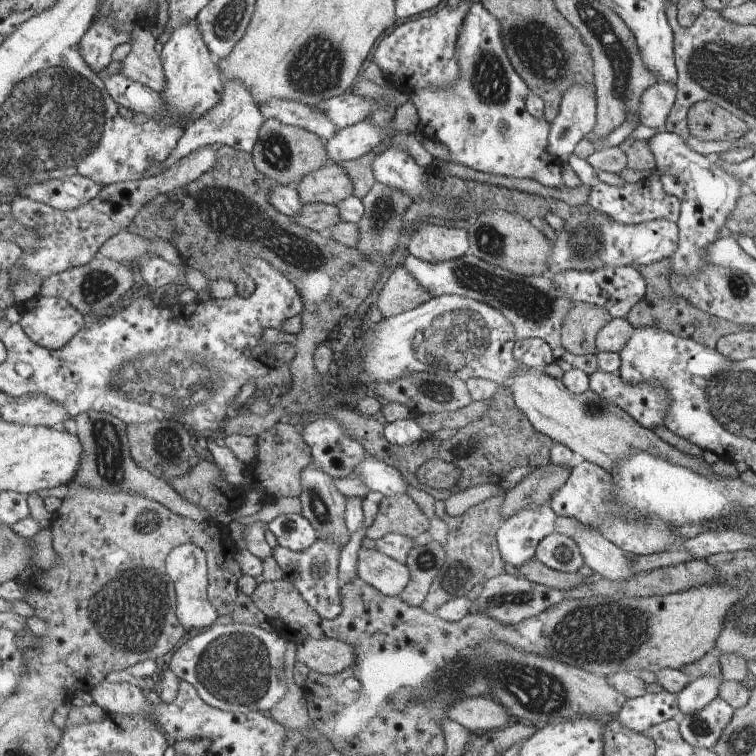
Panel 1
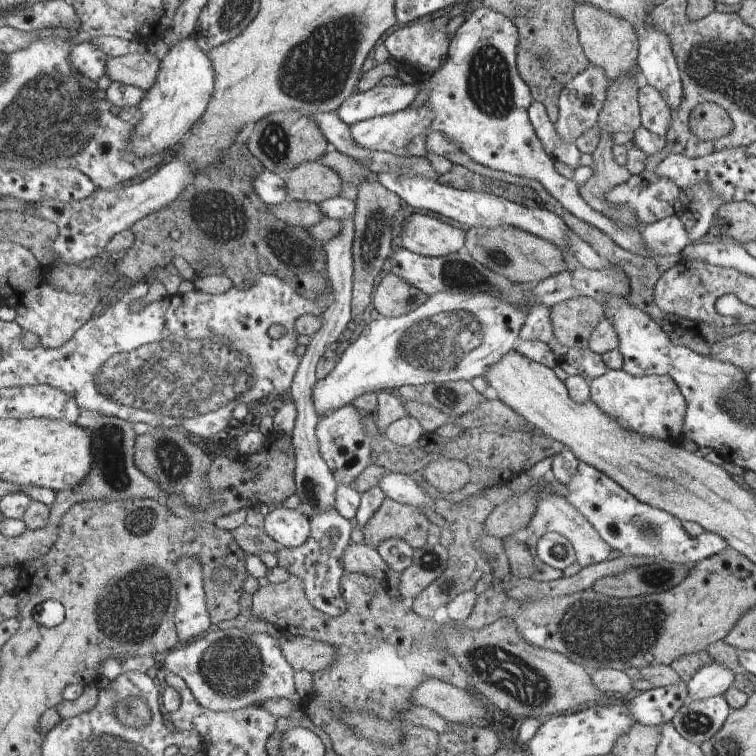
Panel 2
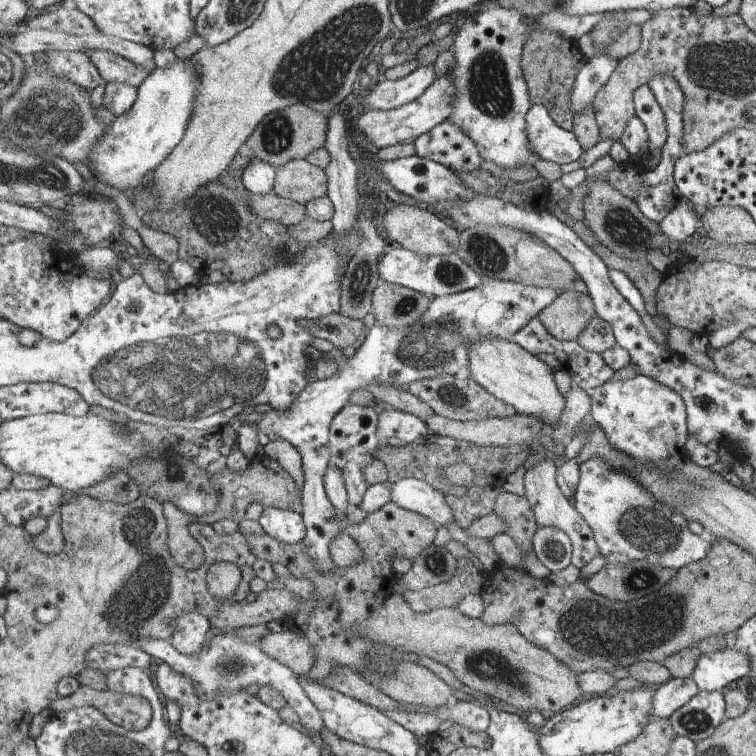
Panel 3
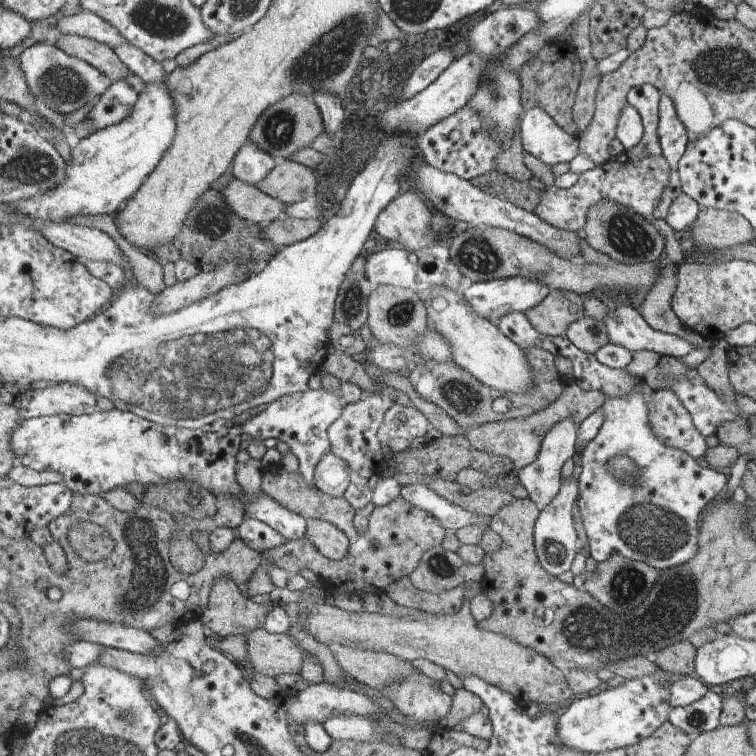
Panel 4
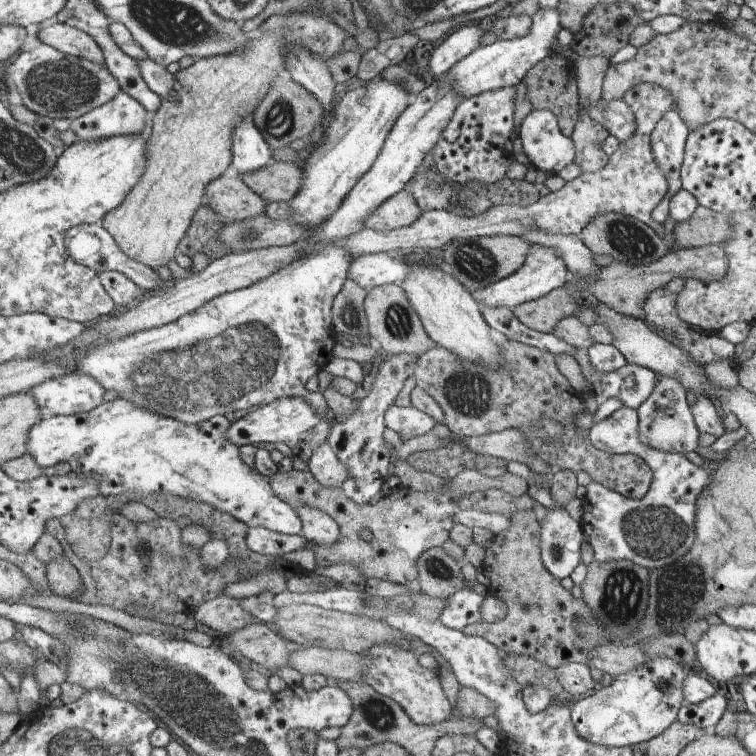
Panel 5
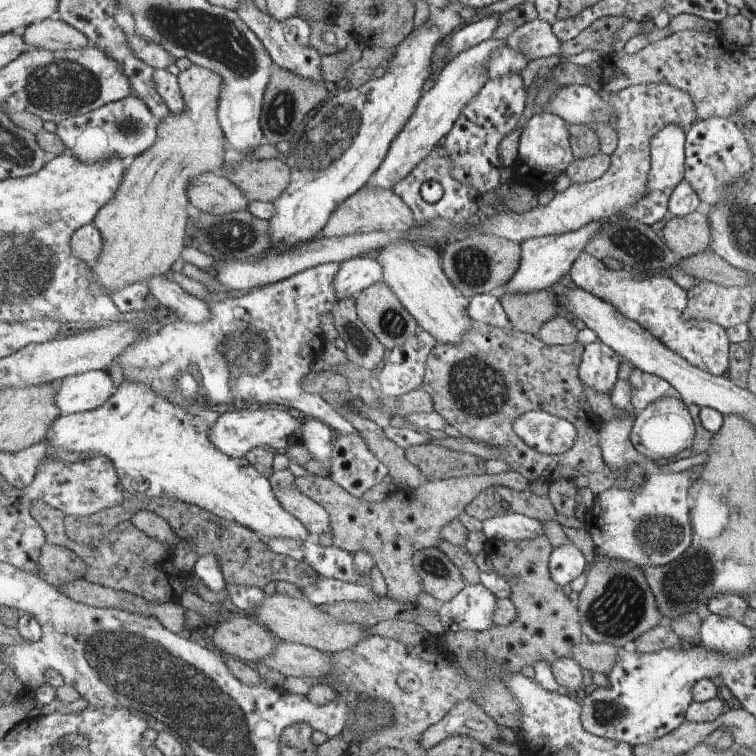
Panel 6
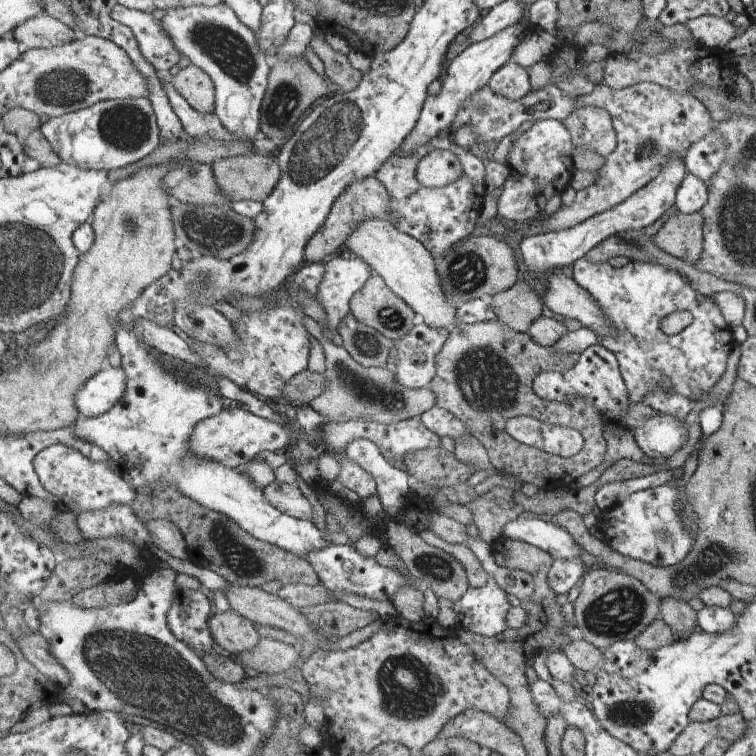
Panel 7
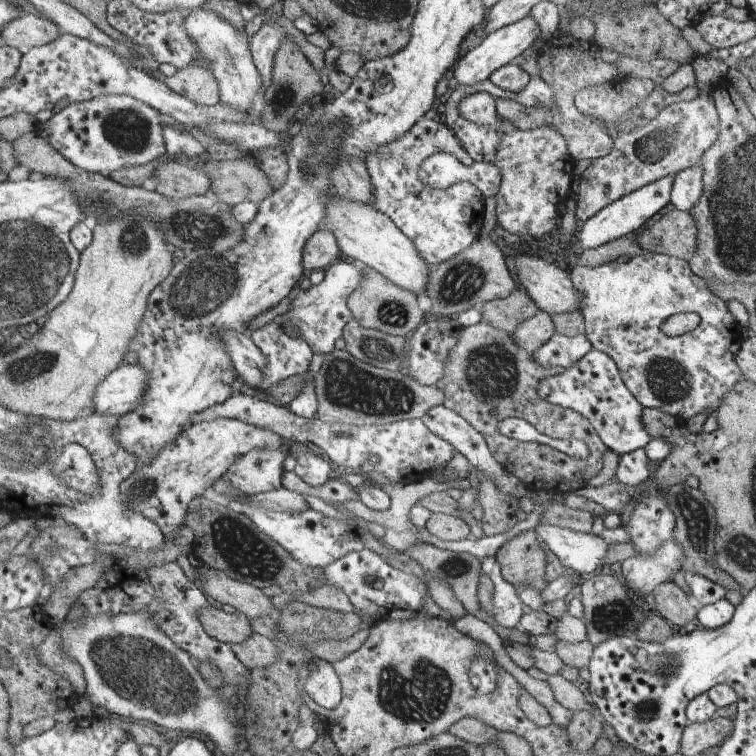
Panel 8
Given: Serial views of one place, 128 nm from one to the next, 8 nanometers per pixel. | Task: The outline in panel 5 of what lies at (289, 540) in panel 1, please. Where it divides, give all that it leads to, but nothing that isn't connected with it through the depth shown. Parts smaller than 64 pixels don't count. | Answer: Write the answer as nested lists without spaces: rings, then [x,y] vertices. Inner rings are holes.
[[[123,396],[117,397],[113,401],[105,402],[101,407],[93,410],[89,413],[82,413],[81,415],[60,415],[57,417],[51,417],[48,419],[41,420],[28,435],[28,452],[33,459],[36,460],[37,465],[41,466],[43,469],[55,466],[55,464],[61,464],[61,462],[69,463],[71,470],[75,473],[80,473],[87,477],[92,477],[95,481],[98,481],[100,485],[100,492],[103,496],[117,495],[121,492],[135,491],[137,494],[170,494],[172,496],[188,497],[197,501],[202,501],[203,503],[211,504],[217,509],[220,509],[225,514],[231,514],[235,516],[237,520],[245,522],[250,528],[251,527],[266,527],[277,533],[282,533],[290,536],[300,536],[303,535],[303,524],[301,518],[296,509],[291,508],[291,506],[284,502],[283,499],[278,498],[273,494],[273,488],[269,484],[268,479],[256,471],[253,471],[245,462],[241,459],[241,447],[234,444],[232,440],[228,440],[228,434],[226,434],[230,427],[232,426],[229,422],[229,418],[225,418],[223,415],[215,415],[214,418],[207,420],[206,422],[199,423],[197,425],[189,425],[187,423],[181,423],[180,420],[173,419],[171,416],[159,415],[155,411],[149,411],[148,408],[137,407],[132,400],[125,399]]]

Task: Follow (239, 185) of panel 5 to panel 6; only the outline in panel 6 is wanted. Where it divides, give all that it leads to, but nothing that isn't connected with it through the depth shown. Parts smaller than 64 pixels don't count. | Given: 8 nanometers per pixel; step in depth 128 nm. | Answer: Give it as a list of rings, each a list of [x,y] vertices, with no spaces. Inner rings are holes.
[[[218,172],[195,178],[191,182],[188,196],[193,206],[213,215],[248,211],[251,204],[229,178]]]

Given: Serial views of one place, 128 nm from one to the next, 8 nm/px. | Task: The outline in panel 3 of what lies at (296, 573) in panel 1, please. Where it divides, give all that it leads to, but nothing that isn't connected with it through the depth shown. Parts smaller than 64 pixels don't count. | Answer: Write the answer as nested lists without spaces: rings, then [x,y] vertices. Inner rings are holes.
[[[485,279],[478,288],[432,298],[432,304],[419,321],[401,329],[376,324],[347,364],[335,375],[308,384],[288,412],[272,409],[254,424],[263,433],[274,432],[284,437],[300,451],[304,459],[306,484],[302,492],[302,505],[308,534],[303,544],[318,571],[329,572],[334,568],[331,546],[343,532],[338,512],[328,498],[324,476],[331,462],[331,451],[327,447],[330,427],[337,414],[350,404],[351,396],[359,388],[365,389],[370,385],[408,388],[415,382],[455,375],[458,370],[470,370],[472,374],[470,351],[477,342],[491,338],[512,340],[515,332],[537,319],[563,293],[565,290],[554,287]]]

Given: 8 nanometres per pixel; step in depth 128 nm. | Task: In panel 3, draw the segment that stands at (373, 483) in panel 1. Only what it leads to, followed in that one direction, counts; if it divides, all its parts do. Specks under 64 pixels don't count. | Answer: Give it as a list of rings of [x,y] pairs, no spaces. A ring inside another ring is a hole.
[[[407,478],[392,484],[392,501],[398,506],[417,512],[435,523],[449,525],[453,521],[451,506],[445,496],[425,480]]]

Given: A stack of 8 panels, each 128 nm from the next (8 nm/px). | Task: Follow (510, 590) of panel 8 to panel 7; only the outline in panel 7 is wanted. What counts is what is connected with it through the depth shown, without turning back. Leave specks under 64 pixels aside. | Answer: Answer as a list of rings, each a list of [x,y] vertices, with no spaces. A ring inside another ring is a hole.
[[[492,577],[486,586],[470,588],[454,604],[457,625],[485,637],[497,636],[508,630],[507,614],[511,608],[507,592]]]

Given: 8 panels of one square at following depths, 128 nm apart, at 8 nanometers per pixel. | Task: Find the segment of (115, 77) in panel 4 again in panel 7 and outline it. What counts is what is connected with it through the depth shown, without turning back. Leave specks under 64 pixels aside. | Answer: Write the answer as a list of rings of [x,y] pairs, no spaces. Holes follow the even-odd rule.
[[[48,13],[21,24],[15,31],[13,37],[24,49],[55,49],[64,45],[73,45],[78,30],[71,29],[61,20],[50,17]]]

